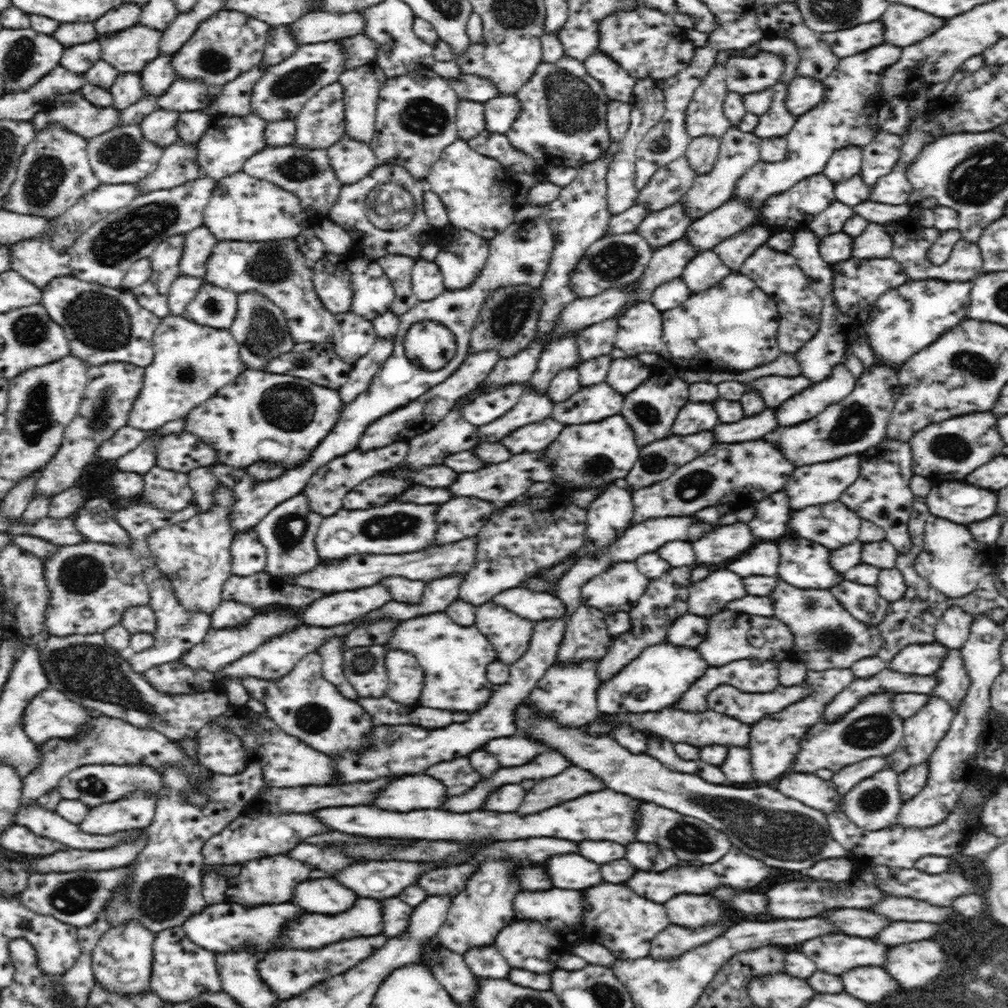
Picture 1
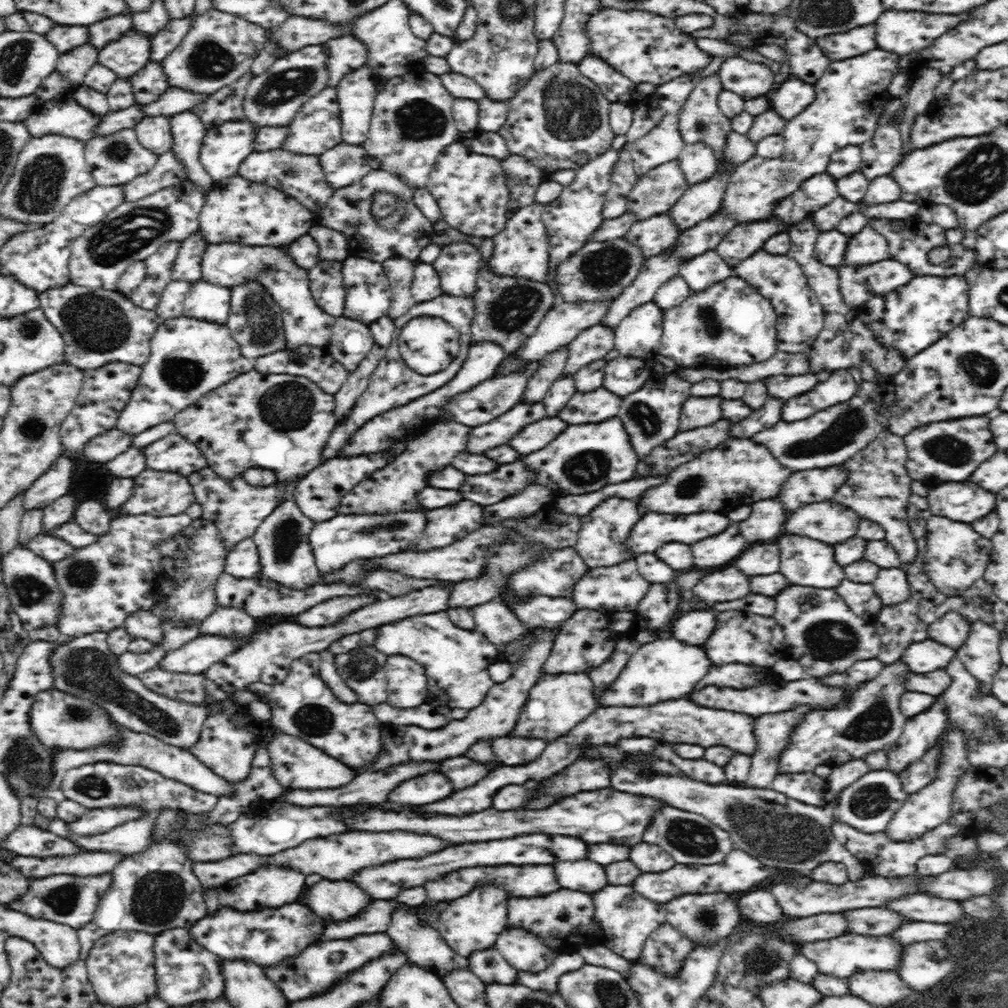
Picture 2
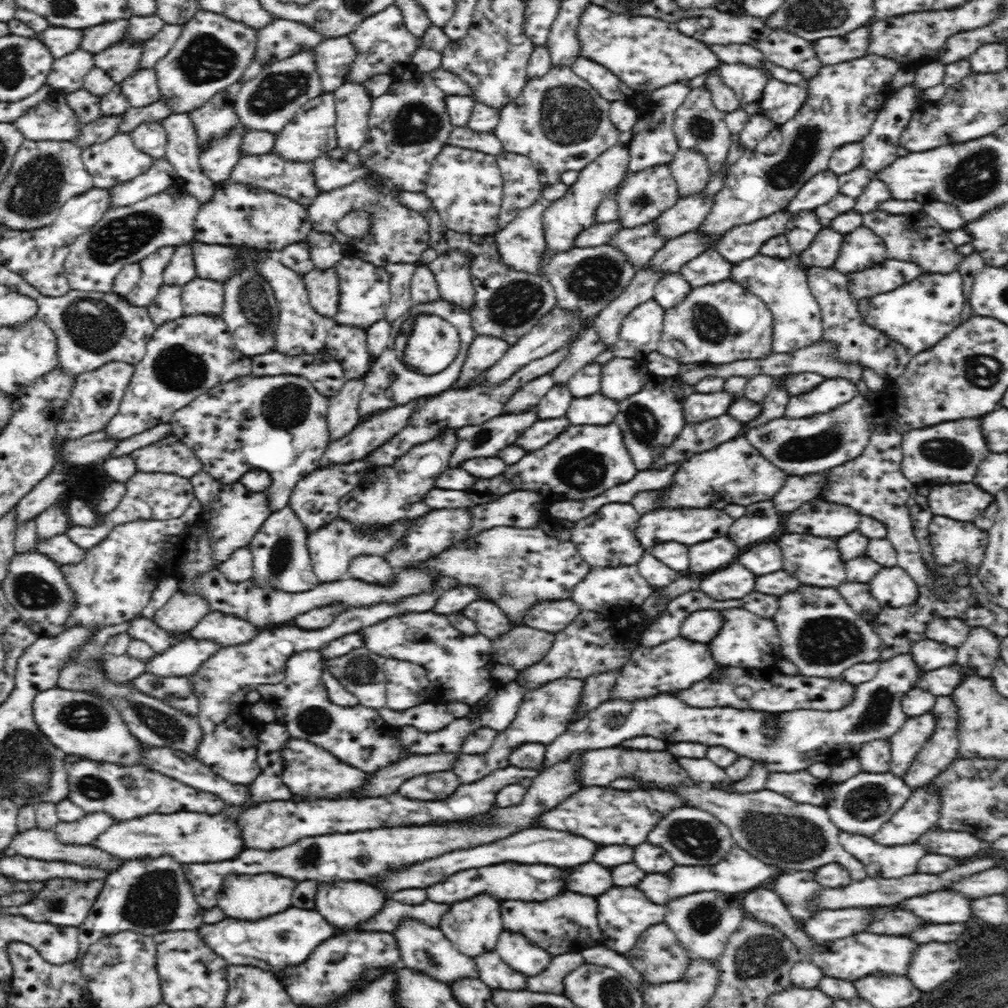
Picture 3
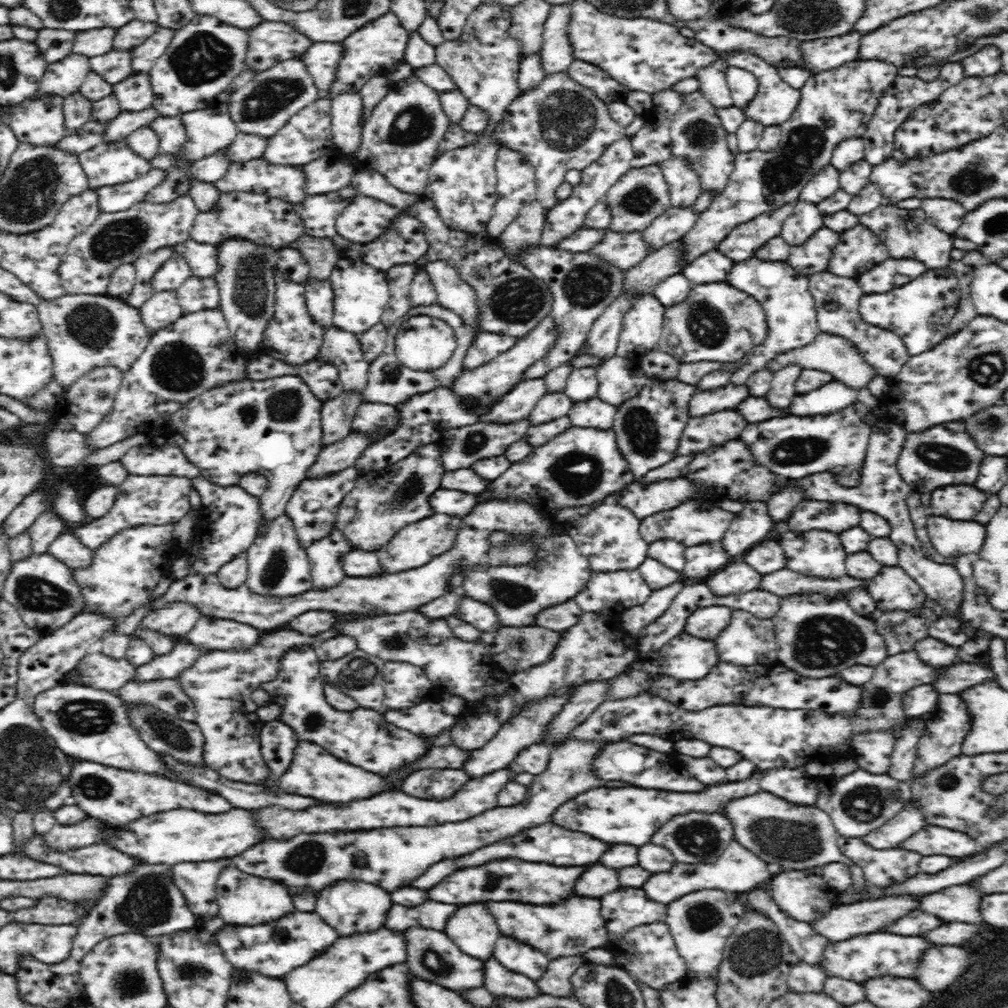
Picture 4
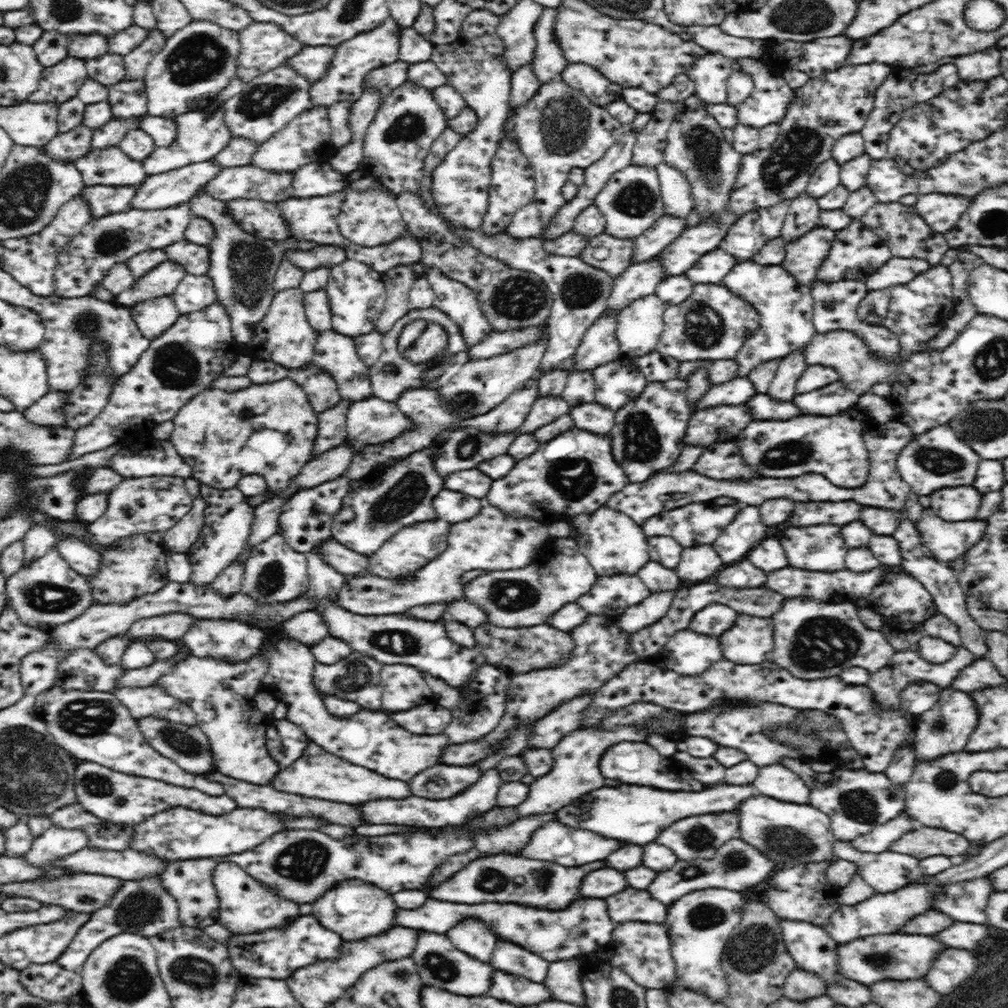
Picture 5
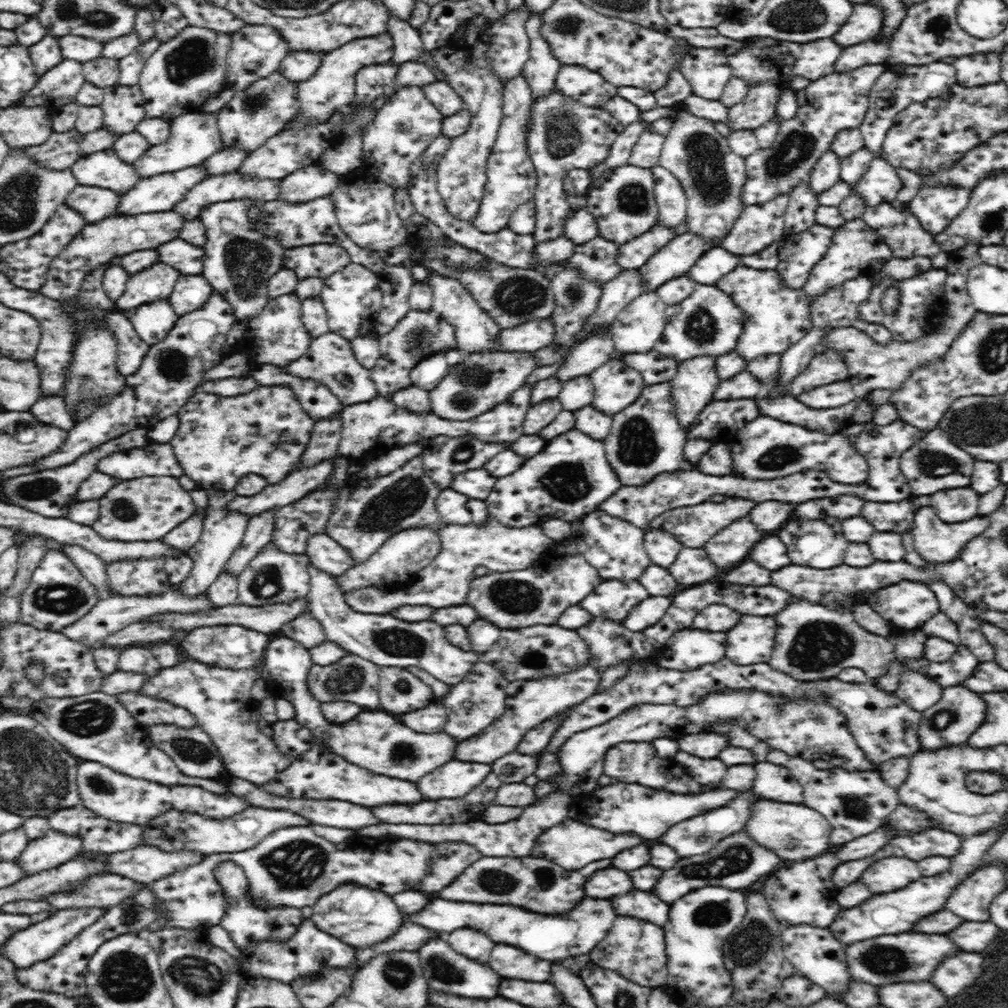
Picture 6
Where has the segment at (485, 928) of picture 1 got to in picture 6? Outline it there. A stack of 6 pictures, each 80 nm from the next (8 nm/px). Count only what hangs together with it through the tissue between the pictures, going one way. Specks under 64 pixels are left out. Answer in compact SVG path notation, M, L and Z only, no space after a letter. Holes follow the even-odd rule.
M460 928L450 934L444 933L443 939L456 952L468 957L468 960L480 960L480 964L486 964L490 960L490 952L494 950L494 942L488 936L470 928Z

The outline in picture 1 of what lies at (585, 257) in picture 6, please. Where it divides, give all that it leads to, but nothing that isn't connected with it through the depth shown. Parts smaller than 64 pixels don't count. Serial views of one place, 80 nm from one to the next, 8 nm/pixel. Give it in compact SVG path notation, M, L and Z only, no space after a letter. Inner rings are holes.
M678 200L672 206L648 213L635 232L639 232L652 248L659 249L685 236L692 222L694 220L685 214L683 204Z

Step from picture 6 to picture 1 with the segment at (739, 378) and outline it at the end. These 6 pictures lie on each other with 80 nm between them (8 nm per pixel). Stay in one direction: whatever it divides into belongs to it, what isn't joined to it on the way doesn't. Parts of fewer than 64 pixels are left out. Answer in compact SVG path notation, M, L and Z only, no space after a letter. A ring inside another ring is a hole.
M688 402L677 415L672 432L686 436L686 434L702 432L702 430L712 430L716 424L718 424L718 414L712 404Z

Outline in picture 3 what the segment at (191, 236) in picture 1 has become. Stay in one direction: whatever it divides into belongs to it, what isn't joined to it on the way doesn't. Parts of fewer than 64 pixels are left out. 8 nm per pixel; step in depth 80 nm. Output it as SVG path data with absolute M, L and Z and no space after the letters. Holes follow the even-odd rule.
M193 241L182 246L177 246L168 266L164 269L164 285L180 286L188 284L190 280L197 278L195 267Z

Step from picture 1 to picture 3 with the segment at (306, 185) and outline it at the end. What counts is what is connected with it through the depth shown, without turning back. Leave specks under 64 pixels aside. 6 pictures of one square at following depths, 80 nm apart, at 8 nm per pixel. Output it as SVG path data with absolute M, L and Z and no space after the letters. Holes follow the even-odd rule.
M270 152L268 154L243 155L238 164L232 169L228 178L231 182L241 182L251 184L262 190L269 190L276 194L281 194L290 200L294 200L304 205L311 205L314 199L322 195L323 192L315 183L315 173L313 161L292 161L284 160L279 153Z

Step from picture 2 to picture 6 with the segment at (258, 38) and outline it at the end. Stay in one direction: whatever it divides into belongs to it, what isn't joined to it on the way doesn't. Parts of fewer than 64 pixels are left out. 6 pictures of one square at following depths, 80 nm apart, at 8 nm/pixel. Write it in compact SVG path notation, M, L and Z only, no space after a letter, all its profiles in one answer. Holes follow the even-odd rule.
M188 25L172 40L164 41L145 62L138 87L143 94L146 118L171 121L186 113L200 111L203 104L224 90L226 57L231 47L231 33L215 32L206 26Z

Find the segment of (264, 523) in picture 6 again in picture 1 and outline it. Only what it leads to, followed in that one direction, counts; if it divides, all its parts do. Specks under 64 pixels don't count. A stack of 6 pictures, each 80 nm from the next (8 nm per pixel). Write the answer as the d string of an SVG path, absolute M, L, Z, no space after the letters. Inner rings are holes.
M246 369L231 383L216 391L214 396L201 402L188 413L183 430L197 436L216 451L217 462L230 468L246 469L254 462L279 464L285 470L296 468L314 452L314 448L326 438L340 419L345 405L337 390L318 386L304 378L288 374L272 374L264 370Z

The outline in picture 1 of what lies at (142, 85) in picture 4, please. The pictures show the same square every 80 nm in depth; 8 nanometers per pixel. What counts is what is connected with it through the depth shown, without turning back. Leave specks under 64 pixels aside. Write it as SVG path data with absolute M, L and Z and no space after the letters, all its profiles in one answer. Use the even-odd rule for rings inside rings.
M173 54L160 55L151 60L141 70L143 76L143 96L160 96L178 79L171 62Z

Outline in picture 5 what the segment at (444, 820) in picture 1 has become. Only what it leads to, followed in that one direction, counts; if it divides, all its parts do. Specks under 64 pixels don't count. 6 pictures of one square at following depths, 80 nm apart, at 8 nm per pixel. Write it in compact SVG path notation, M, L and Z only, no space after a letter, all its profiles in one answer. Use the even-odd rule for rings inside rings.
M620 784L616 788L604 786L594 789L593 792L584 794L572 800L570 804L556 811L562 824L584 828L598 832L608 838L624 840L628 844L648 844L654 842L656 836L668 828L668 824L674 824L676 820L682 820L684 816L700 816L700 814L714 814L714 812L728 812L736 808L740 800L746 800L752 796L754 786L716 786L702 792L670 792L670 790L654 790L648 786L636 786L636 784Z

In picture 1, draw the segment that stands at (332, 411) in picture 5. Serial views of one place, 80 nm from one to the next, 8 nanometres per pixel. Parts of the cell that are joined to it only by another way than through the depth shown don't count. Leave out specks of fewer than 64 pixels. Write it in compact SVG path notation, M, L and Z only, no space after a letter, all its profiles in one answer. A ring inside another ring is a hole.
M377 338L372 349L354 362L349 379L337 390L344 405L350 404L370 386L380 367L392 352L394 352L393 339Z

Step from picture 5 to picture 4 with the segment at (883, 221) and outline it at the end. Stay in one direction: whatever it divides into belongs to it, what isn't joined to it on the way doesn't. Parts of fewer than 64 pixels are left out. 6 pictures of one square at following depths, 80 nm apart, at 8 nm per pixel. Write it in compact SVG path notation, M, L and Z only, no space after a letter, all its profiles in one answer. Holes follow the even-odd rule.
M885 202L872 212L861 214L859 223L880 237L893 259L914 259L928 269L946 268L952 262L950 251L954 245L951 234L940 230L922 209L898 208Z

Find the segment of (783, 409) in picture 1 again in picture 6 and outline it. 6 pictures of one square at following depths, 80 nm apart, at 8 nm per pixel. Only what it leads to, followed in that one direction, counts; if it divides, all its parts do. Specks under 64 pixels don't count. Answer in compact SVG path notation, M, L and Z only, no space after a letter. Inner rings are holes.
M844 380L820 385L814 390L799 394L796 398L806 402L804 406L808 406L812 411L830 411L836 407L844 406L850 400L854 400L854 392Z

